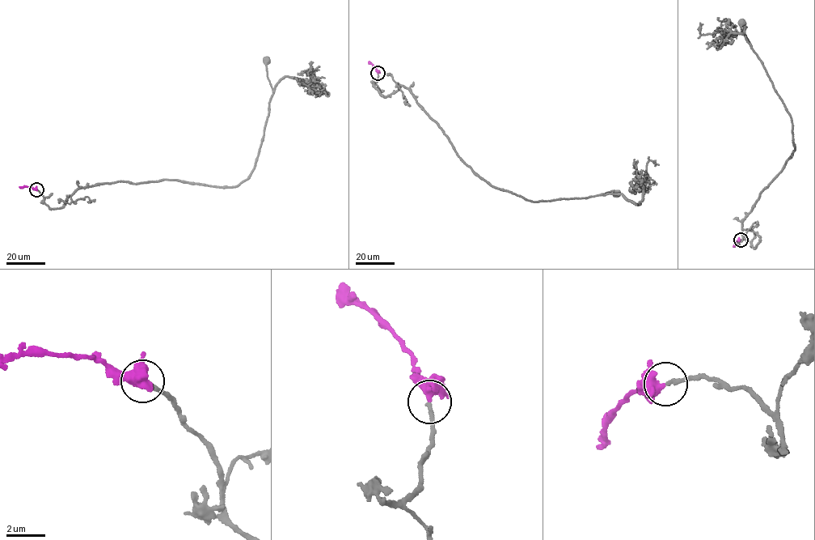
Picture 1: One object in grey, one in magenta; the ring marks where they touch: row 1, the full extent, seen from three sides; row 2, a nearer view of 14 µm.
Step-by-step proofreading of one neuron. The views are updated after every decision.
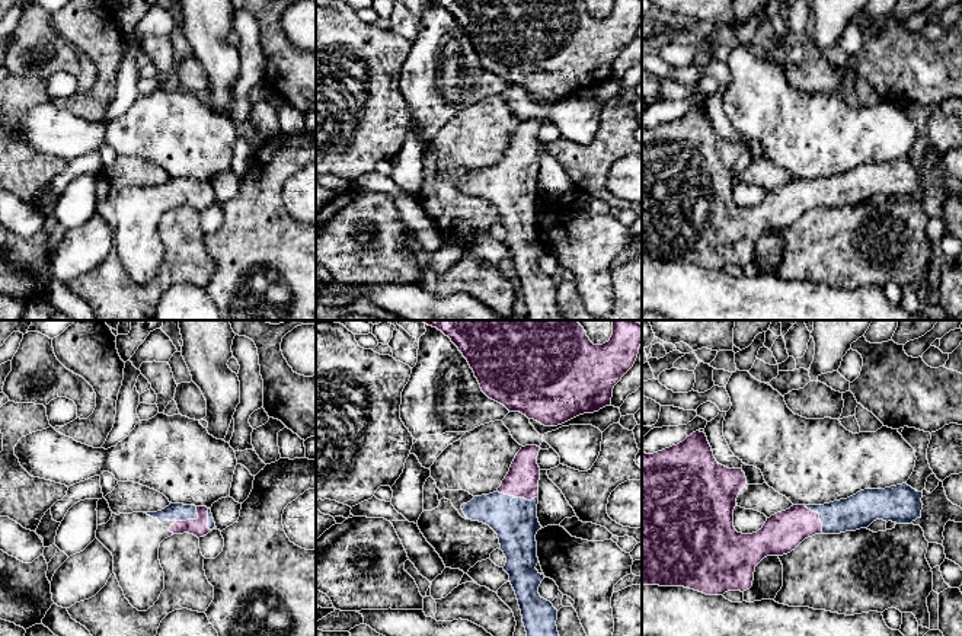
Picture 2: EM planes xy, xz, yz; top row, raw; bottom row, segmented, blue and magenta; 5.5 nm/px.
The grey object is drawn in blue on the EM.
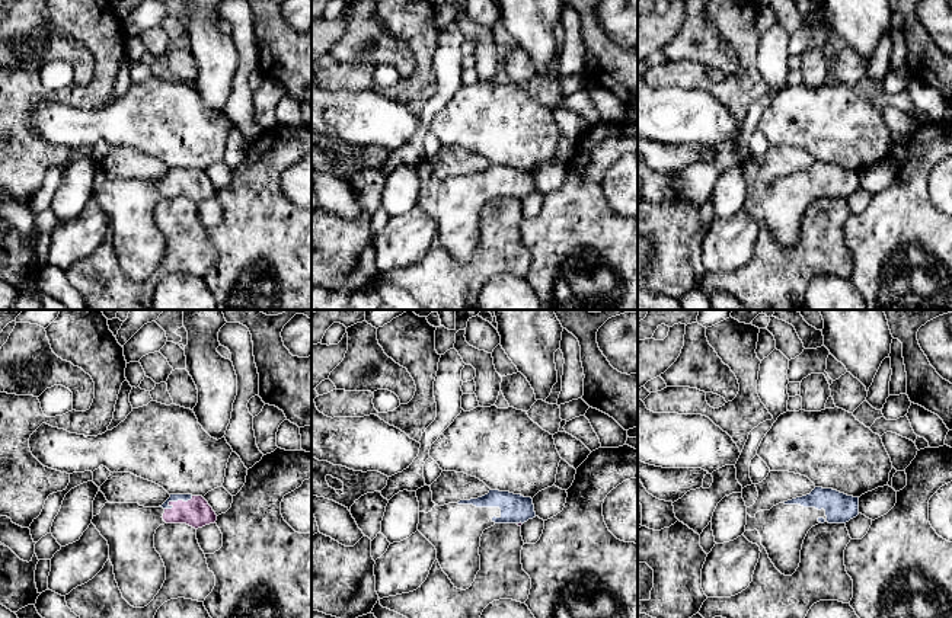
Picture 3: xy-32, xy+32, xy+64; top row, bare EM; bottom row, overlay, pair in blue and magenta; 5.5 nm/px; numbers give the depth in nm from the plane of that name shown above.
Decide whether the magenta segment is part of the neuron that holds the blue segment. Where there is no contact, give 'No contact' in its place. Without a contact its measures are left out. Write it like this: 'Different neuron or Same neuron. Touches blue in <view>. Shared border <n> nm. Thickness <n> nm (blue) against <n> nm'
Same neuron. Touches blue in xz. Shared border 240 nm. Thickness 240 nm (blue) against 180 nm

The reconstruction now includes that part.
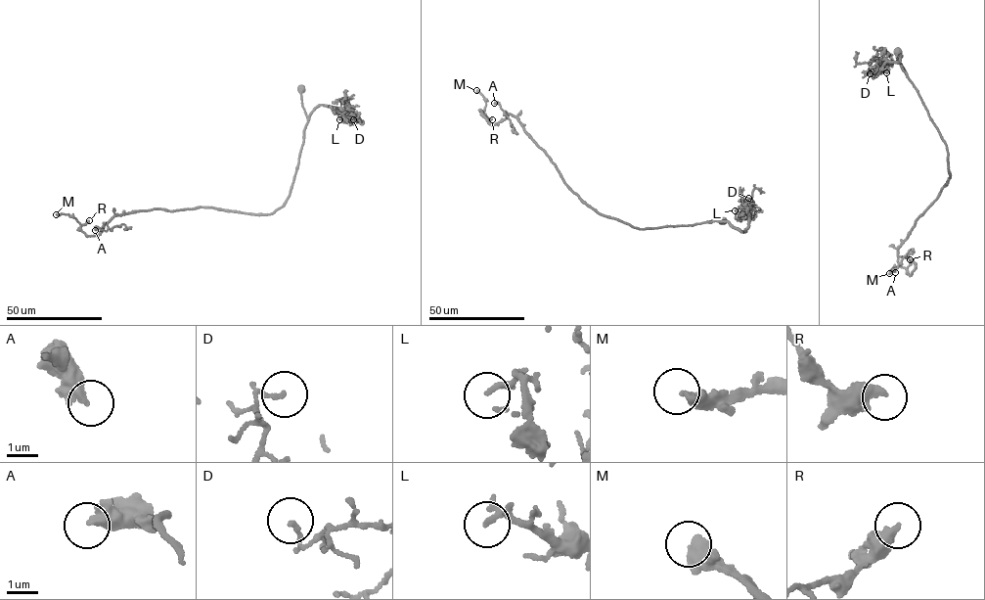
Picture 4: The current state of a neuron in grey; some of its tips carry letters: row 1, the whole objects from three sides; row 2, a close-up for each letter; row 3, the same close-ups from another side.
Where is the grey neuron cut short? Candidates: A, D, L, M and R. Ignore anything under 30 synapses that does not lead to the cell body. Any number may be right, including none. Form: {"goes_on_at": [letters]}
{"goes_on_at": []}

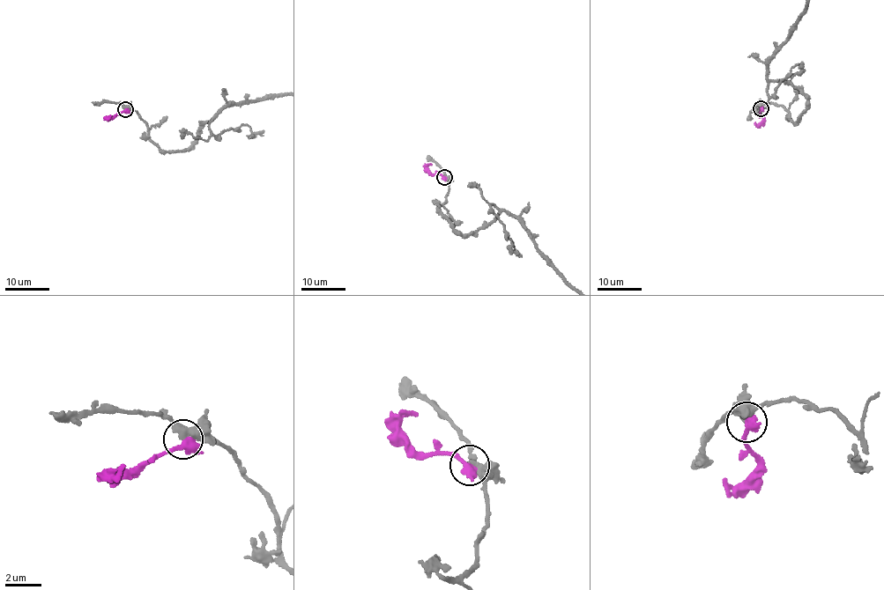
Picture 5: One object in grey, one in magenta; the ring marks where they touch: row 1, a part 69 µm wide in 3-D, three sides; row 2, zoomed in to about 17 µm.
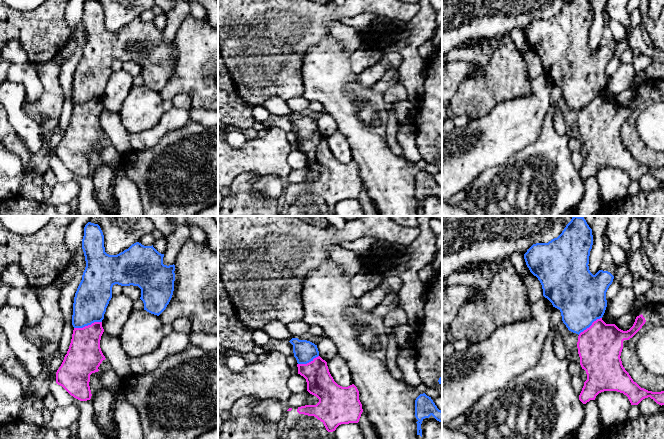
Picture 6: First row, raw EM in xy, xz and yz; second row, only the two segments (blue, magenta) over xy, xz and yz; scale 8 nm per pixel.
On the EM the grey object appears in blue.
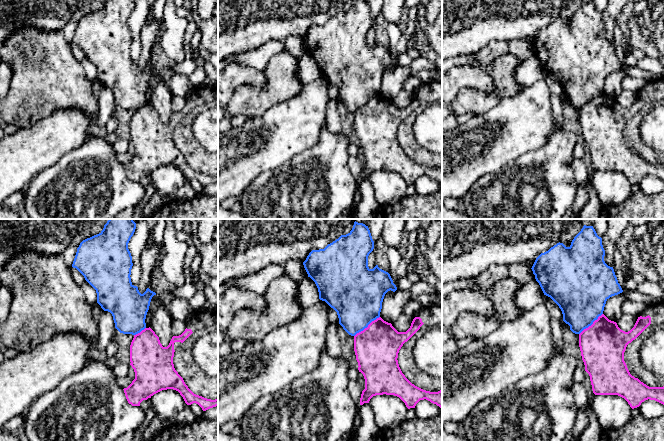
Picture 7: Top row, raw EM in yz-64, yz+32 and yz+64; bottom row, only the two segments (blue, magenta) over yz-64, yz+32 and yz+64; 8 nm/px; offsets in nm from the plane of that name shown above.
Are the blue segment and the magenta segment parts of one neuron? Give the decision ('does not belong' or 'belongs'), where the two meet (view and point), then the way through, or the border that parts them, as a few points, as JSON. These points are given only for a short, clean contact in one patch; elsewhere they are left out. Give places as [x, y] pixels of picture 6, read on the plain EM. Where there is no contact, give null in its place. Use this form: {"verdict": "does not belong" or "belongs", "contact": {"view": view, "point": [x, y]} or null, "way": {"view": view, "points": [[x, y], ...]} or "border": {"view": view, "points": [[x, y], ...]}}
{"verdict": "does not belong", "contact": {"view": "xy", "point": [87, 101]}, "border": {"view": "xy", "points": [[101, 97], [95, 97], [86, 102], [74, 104]]}}

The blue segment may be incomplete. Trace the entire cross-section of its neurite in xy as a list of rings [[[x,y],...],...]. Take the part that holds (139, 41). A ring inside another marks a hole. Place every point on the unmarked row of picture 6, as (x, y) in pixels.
[[[86,0],[82,25],[86,43],[74,73],[72,91],[74,104],[83,104],[94,98],[102,98],[112,74],[112,63],[115,60],[138,62],[141,65],[140,75],[144,79],[144,86],[151,90],[159,92],[166,85],[174,67],[175,41],[164,41],[164,30],[159,29],[153,21],[144,22],[136,18],[117,31],[109,31],[105,28],[104,11],[100,2]]]

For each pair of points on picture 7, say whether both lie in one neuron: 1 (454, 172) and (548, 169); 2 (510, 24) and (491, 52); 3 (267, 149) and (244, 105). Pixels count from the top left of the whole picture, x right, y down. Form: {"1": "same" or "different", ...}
{"1": "different", "2": "different", "3": "different"}

